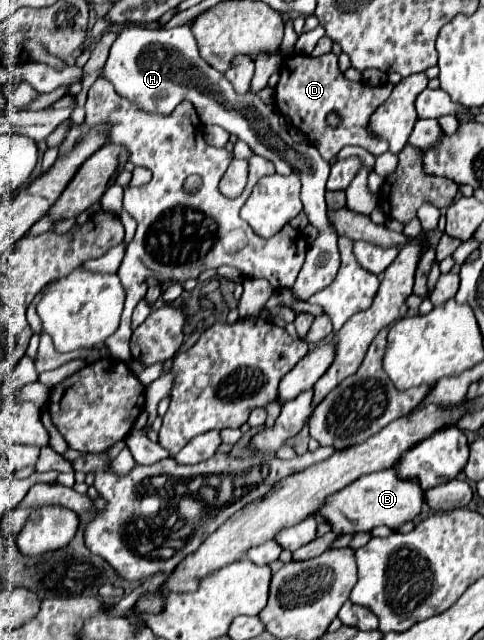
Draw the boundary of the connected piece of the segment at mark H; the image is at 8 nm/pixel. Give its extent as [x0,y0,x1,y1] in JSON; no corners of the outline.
[103,27,341,301]

